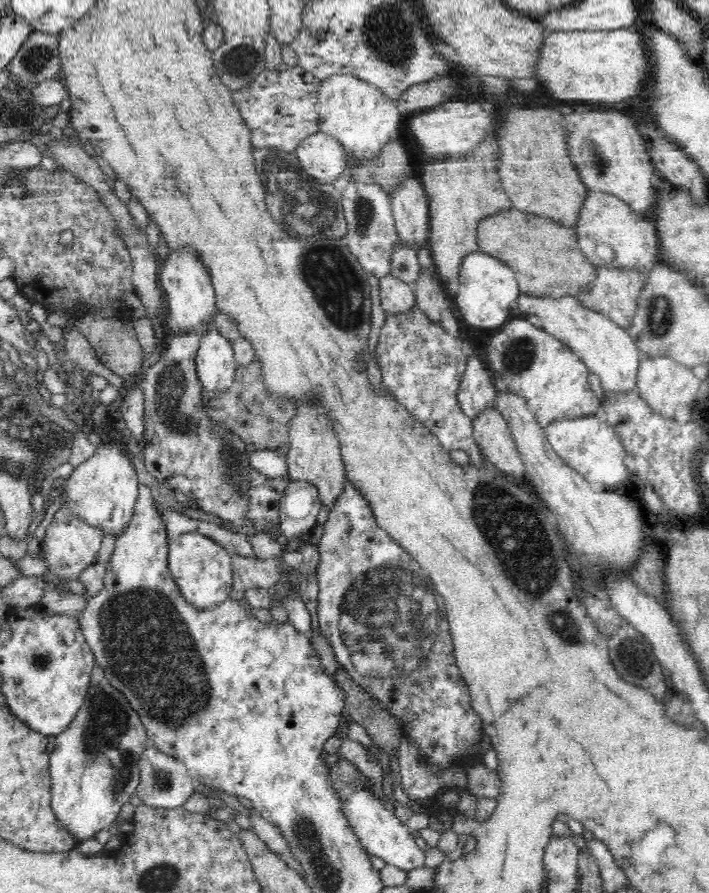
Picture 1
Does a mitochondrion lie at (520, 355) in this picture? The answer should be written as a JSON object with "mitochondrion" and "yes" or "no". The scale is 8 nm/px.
{"mitochondrion":"yes"}

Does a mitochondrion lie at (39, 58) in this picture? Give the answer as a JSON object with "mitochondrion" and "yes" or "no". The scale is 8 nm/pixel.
{"mitochondrion":"yes"}

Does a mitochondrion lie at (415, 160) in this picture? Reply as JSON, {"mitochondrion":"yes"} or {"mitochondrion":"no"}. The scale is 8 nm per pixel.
{"mitochondrion":"no"}

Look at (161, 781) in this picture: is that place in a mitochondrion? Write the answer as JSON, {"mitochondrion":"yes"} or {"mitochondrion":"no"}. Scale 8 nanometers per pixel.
{"mitochondrion":"yes"}

